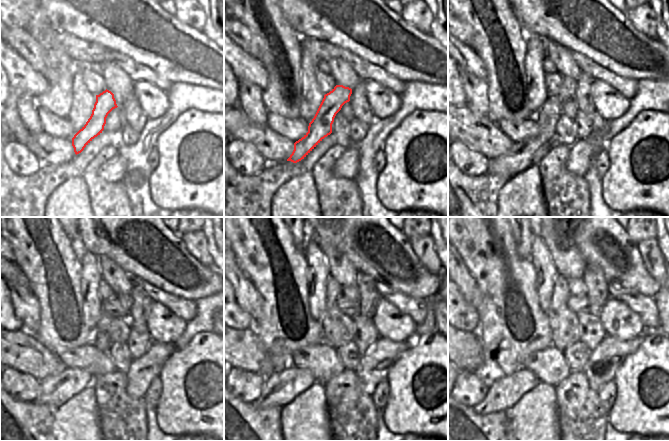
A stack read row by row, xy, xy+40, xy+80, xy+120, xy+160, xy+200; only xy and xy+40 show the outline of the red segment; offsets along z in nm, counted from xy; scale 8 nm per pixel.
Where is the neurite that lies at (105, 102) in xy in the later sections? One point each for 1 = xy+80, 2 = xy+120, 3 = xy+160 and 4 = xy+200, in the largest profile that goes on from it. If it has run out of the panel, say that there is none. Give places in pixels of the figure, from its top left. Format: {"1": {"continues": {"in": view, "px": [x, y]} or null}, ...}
{"1": {"continues": {"in": "xy+80", "px": [518, 158]}}, "2": {"continues": {"in": "xy+120", "px": [56, 389]}}, "3": {"continues": {"in": "xy+160", "px": [281, 387]}}, "4": {"continues": {"in": "xy+200", "px": [505, 392]}}}

